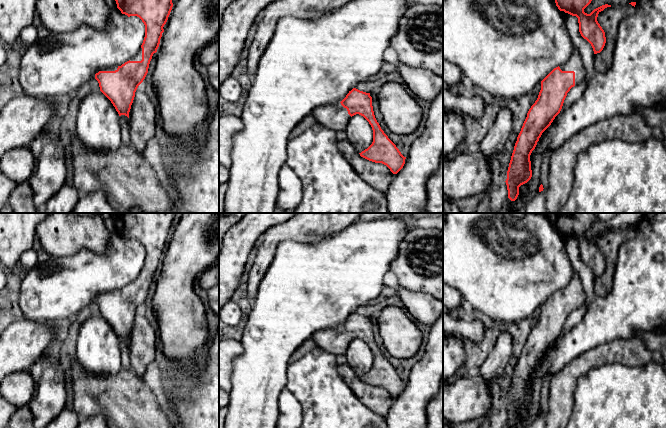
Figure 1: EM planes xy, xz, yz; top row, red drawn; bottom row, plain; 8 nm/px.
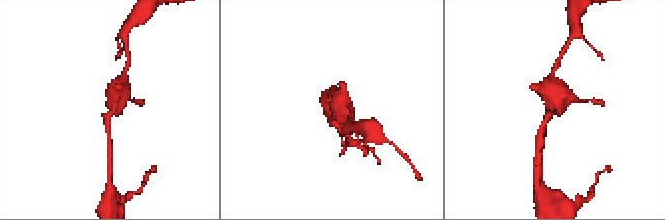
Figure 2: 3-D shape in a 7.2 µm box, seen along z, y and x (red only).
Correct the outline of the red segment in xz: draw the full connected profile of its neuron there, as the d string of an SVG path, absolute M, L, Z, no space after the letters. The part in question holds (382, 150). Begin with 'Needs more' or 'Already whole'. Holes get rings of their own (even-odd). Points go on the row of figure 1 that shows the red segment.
Needs more. M353 88L341 102L318 107L312 112L318 124L335 132L345 130L349 119L356 114L363 116L373 130L373 142L359 153L360 156L375 163L382 163L393 174L397 174L403 168L406 157L401 154L377 122L370 93Z

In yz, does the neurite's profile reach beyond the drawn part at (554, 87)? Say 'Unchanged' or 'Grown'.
Grown

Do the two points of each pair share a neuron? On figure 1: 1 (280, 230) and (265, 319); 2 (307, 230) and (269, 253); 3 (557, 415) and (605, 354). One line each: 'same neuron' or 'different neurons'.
1: different neurons
2: same neuron
3: same neuron

